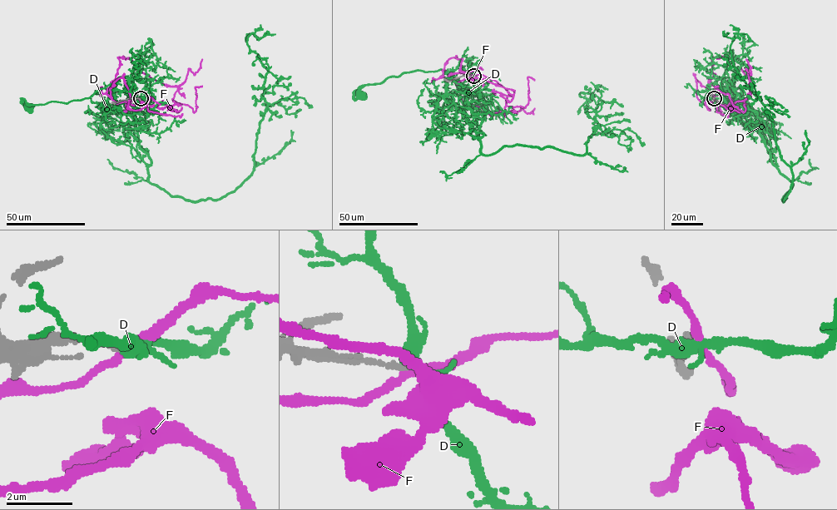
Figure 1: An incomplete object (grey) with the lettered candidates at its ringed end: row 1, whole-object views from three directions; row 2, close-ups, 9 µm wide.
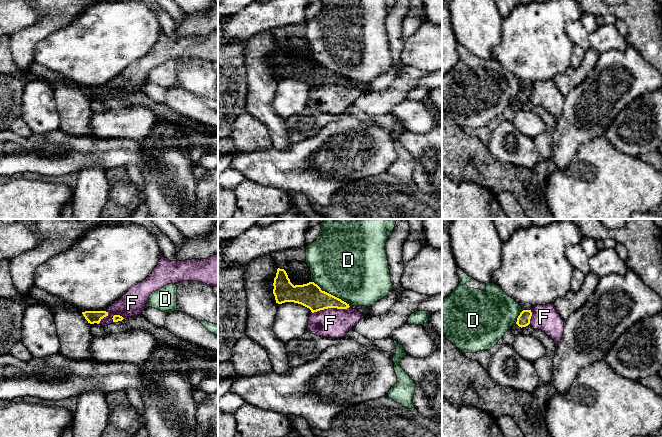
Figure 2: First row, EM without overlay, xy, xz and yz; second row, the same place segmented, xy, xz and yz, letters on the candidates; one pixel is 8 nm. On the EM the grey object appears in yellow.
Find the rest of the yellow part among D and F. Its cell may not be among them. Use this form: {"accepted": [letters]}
{"accepted": []}

